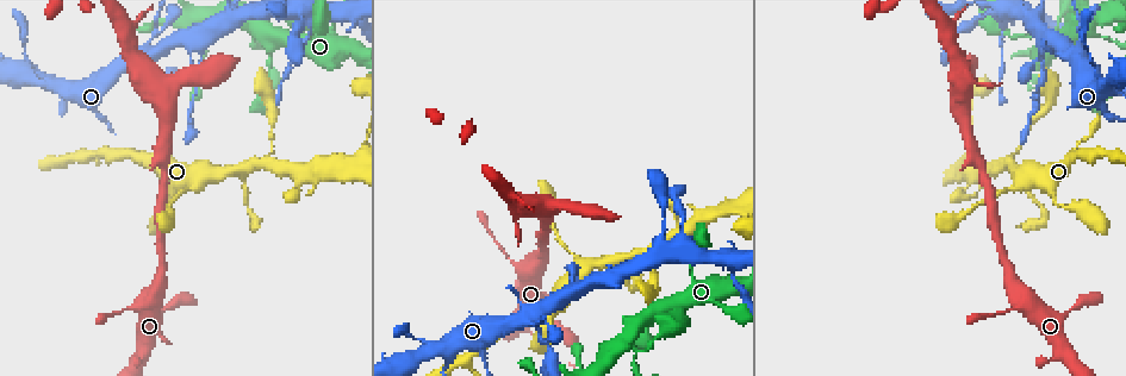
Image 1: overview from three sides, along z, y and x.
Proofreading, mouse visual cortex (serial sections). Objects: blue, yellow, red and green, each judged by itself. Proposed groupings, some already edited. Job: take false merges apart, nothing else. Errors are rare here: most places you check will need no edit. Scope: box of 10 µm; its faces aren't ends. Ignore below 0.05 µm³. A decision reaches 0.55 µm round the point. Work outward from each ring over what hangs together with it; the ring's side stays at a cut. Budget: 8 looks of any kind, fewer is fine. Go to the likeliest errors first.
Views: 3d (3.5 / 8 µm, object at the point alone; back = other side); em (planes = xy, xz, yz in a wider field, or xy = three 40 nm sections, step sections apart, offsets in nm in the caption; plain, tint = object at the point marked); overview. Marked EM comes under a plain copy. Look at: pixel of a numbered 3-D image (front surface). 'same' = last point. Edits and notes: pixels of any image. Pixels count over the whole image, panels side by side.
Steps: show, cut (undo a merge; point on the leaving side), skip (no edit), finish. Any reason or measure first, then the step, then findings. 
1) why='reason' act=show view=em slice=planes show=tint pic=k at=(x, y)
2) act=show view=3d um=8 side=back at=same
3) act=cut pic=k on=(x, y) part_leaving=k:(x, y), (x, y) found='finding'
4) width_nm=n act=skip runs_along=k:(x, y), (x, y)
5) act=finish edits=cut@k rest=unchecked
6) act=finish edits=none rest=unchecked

why='a fork' act=show view=3d um=8 pic=1 at=(577, 290)

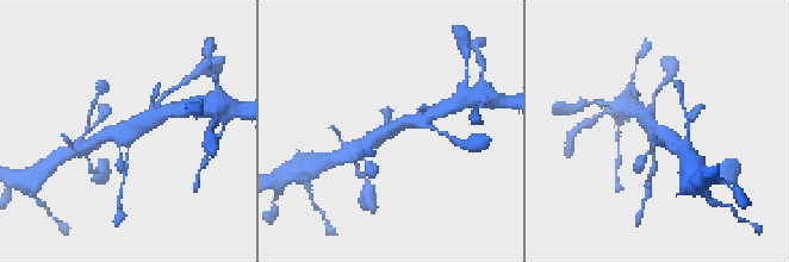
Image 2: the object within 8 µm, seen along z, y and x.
act=show view=em slice=xy step=5 show=tint at=same

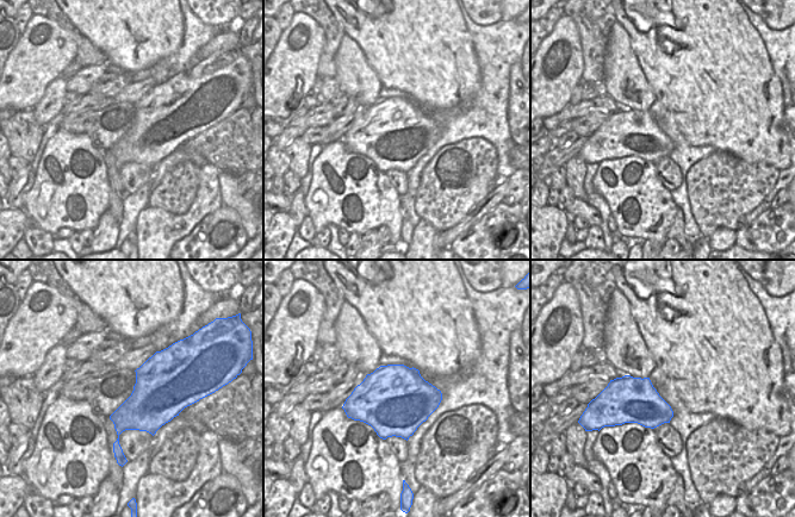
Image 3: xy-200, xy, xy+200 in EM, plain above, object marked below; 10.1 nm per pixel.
act=skip runs_along=2:(362, 147), (385, 131), (421, 119) found='continuous, no second cell'

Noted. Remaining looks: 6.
why='four-way junction' act=show view=3d um=3.5 pic=1 at=(156, 80)

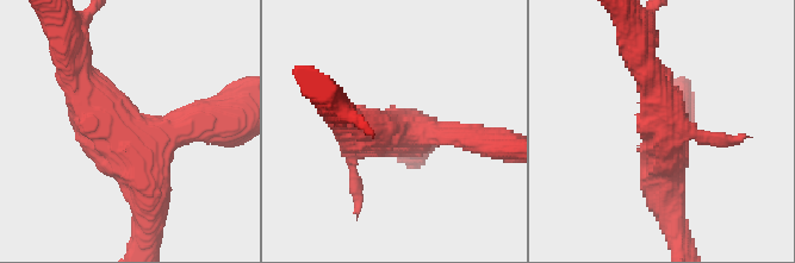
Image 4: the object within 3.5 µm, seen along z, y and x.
arms=4 arm_widths_nm=300,350,400,400 act=show view=em slice=xy step=5 show=tint pic=4 at=(123, 129)

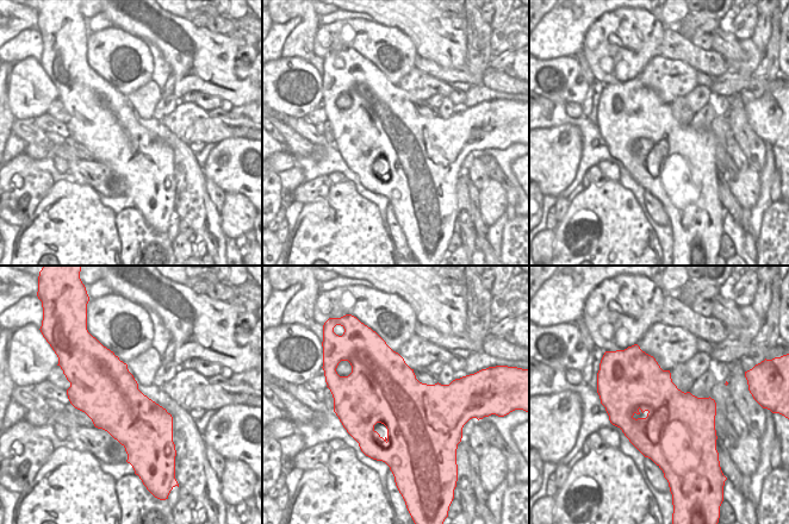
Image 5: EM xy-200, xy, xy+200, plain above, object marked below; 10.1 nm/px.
act=skip found='one cell here'

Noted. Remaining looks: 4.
why='abrupt turn' act=show view=3d um=3.5 pic=1 at=(633, 333)

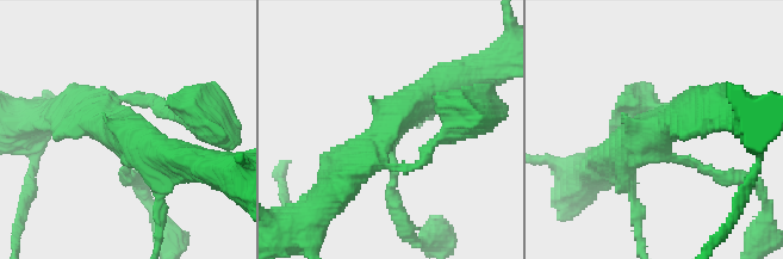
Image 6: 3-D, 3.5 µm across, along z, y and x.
arms=3 arm_widths_nm=150,400,450 act=skip runs_along=6:(432, 94), (391, 122), (395, 204) found='one cell here'

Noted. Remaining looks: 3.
why='two arms in line, one across' act=show view=3d um=3.5 pic=1 at=(1010, 163)

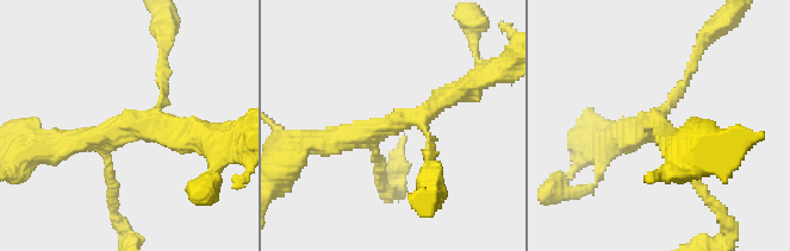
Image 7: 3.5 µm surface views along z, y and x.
arms=3 arm_widths_nm=100,300,300 why='need the tissue' act=show view=em slice=planes show=tint pic=7 at=(143, 127)

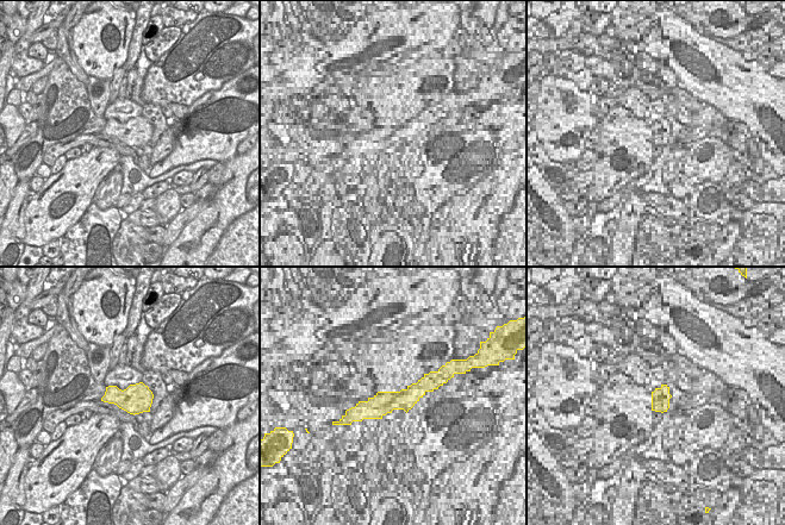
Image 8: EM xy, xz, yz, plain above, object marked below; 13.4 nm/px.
act=skip runs_along=7:(340, 140), (423, 115), (474, 82) found='one cell here'

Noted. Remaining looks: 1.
act=finish edits=none rest=unchecked

